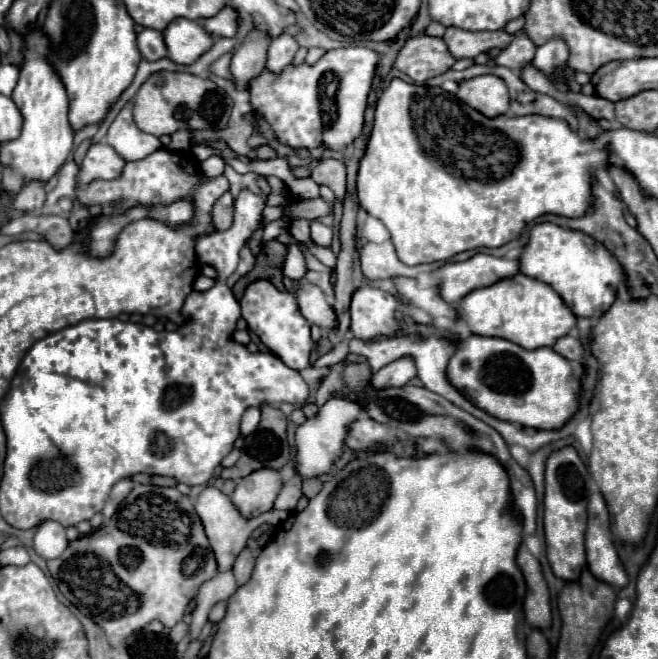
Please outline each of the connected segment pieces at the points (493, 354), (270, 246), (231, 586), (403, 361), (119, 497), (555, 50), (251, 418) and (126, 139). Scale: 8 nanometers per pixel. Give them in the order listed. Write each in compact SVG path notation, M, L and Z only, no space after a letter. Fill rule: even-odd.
M473 334L457 342L457 352L449 360L447 376L451 384L481 410L499 420L529 428L559 430L579 408L581 384L573 378L569 360L555 354L553 348L525 350L503 338Z
M279 240L273 242L265 242L263 244L263 270L255 270L253 274L257 278L267 278L279 290L286 291L283 285L283 274L281 272L281 264L285 260L287 254L287 246L283 246Z
M219 572L215 578L207 580L199 594L195 596L195 610L193 610L193 620L191 620L191 630L189 630L189 636L191 640L197 640L205 622L207 622L207 616L209 616L209 610L221 602L221 600L229 600L231 594L235 594L237 590L237 584L235 584L235 578L233 578L233 572Z
M399 358L391 364L387 364L385 368L381 368L379 372L373 374L371 384L375 388L389 388L389 386L405 386L415 378L415 362L411 362L411 358Z
M123 478L123 480L119 480L115 486L113 486L113 490L111 490L111 494L109 494L109 500L107 500L107 504L105 504L105 508L103 508L103 516L105 518L111 518L113 514L115 514L115 510L117 510L117 506L123 502L123 498L133 490L133 482L129 480L129 478Z
M555 38L555 40L549 40L547 44L543 44L543 46L537 48L537 54L533 58L533 66L537 70L541 70L543 74L551 76L559 68L567 66L567 56L569 56L569 52L567 52L565 42L559 40L559 38Z
M247 408L245 414L243 414L243 418L241 418L241 434L243 434L243 436L251 434L251 432L257 428L259 418L261 418L259 408Z
M129 100L123 110L117 114L109 132L105 136L107 144L111 144L125 160L141 160L151 152L161 148L157 136L147 134L135 126L133 120L133 100Z

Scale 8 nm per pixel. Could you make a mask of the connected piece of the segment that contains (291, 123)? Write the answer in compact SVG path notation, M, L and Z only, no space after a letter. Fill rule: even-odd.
M347 46L325 52L317 64L289 64L277 76L265 68L249 82L253 112L271 126L275 138L285 146L327 146L331 150L341 150L361 136L363 114L377 62L379 54L375 50Z

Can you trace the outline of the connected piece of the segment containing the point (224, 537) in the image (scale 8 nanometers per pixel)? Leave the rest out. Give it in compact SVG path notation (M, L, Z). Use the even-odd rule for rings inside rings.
M207 486L199 498L195 500L195 510L203 522L203 528L205 528L205 534L211 542L211 548L213 548L213 554L217 558L217 566L219 570L231 570L233 568L233 562L237 560L239 552L245 548L247 540L251 538L251 534L261 526L261 524L271 524L271 526L277 526L281 524L289 514L283 512L283 510L269 510L269 512L263 512L259 516L253 516L253 518L243 518L243 514L237 510L237 506L231 502L229 496L225 496L223 492L219 492L217 488L213 486Z

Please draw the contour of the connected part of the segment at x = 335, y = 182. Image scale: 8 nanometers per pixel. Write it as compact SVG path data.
M333 158L321 160L321 162L313 168L311 178L313 178L317 184L329 186L329 188L335 192L337 200L343 202L345 199L345 164L343 164L343 162L333 160Z

